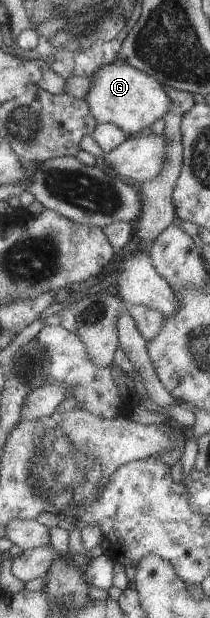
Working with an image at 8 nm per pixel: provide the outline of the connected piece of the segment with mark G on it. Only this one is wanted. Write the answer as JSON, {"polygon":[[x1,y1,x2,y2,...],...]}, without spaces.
{"polygon":[[117,62,94,71,84,100,97,124,111,122,127,136,137,135,144,127,149,127,153,121,161,118,171,105,164,84,128,63]]}

